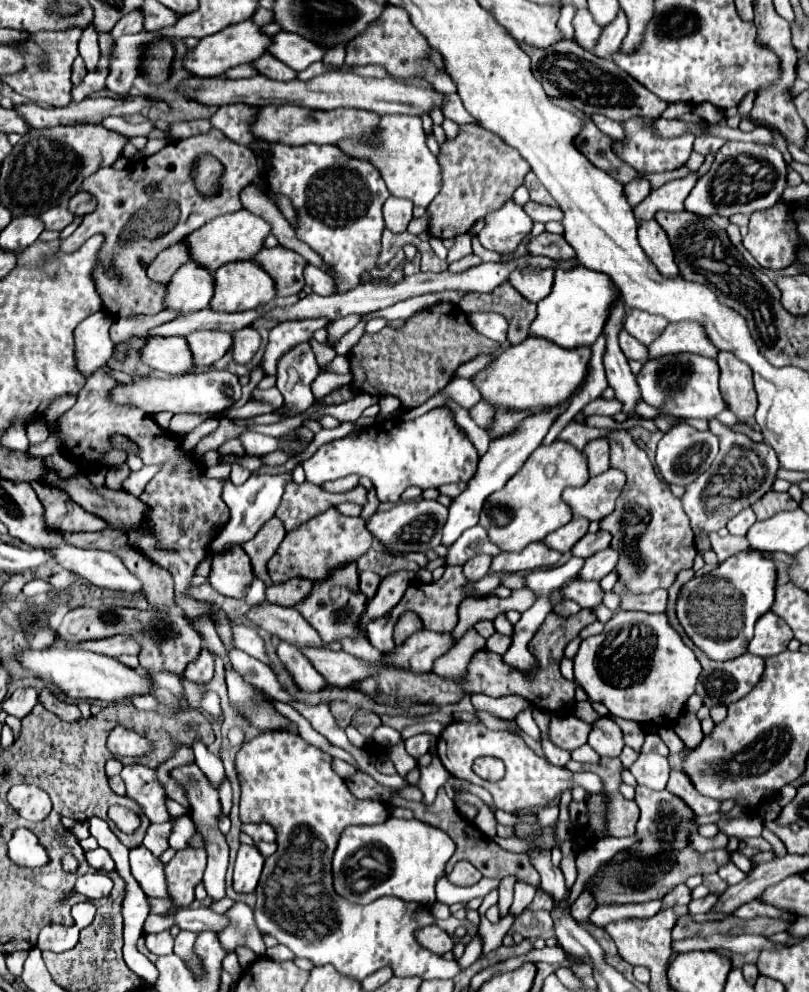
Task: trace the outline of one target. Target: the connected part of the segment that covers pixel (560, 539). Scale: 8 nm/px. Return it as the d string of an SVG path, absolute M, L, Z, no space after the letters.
M575 516L575 518L573 518L571 522L567 522L563 528L551 532L543 542L545 542L549 548L565 554L565 552L569 552L569 550L575 546L577 540L581 540L581 538L587 534L587 528L589 528L589 520L585 520L585 518L581 518L581 516L579 516L579 518Z

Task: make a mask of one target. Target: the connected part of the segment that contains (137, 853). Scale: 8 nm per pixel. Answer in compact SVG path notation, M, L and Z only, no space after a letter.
M137 846L131 850L131 874L135 876L141 890L149 898L171 900L171 896L167 892L163 862L159 858L155 858L145 846Z

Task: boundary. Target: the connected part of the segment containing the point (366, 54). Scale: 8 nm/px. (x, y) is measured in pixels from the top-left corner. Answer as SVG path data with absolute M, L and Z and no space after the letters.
M387 4L385 10L383 10L383 14L381 14L381 18L379 18L379 22L371 24L365 34L361 34L361 36L357 36L355 40L349 42L345 66L353 68L353 66L379 64L391 76L397 76L397 78L423 78L437 92L453 94L455 92L453 80L445 72L441 72L441 70L435 68L435 64L429 60L429 54L431 54L431 48L429 48L427 40L419 34L419 30L411 24L409 14L403 8Z

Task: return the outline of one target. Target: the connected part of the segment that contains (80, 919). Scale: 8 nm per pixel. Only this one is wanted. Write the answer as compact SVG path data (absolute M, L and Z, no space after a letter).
M86 901L74 905L71 911L72 911L72 917L75 923L77 923L76 926L85 927L89 925L86 923L91 922L93 920L96 913L96 908L92 903Z

